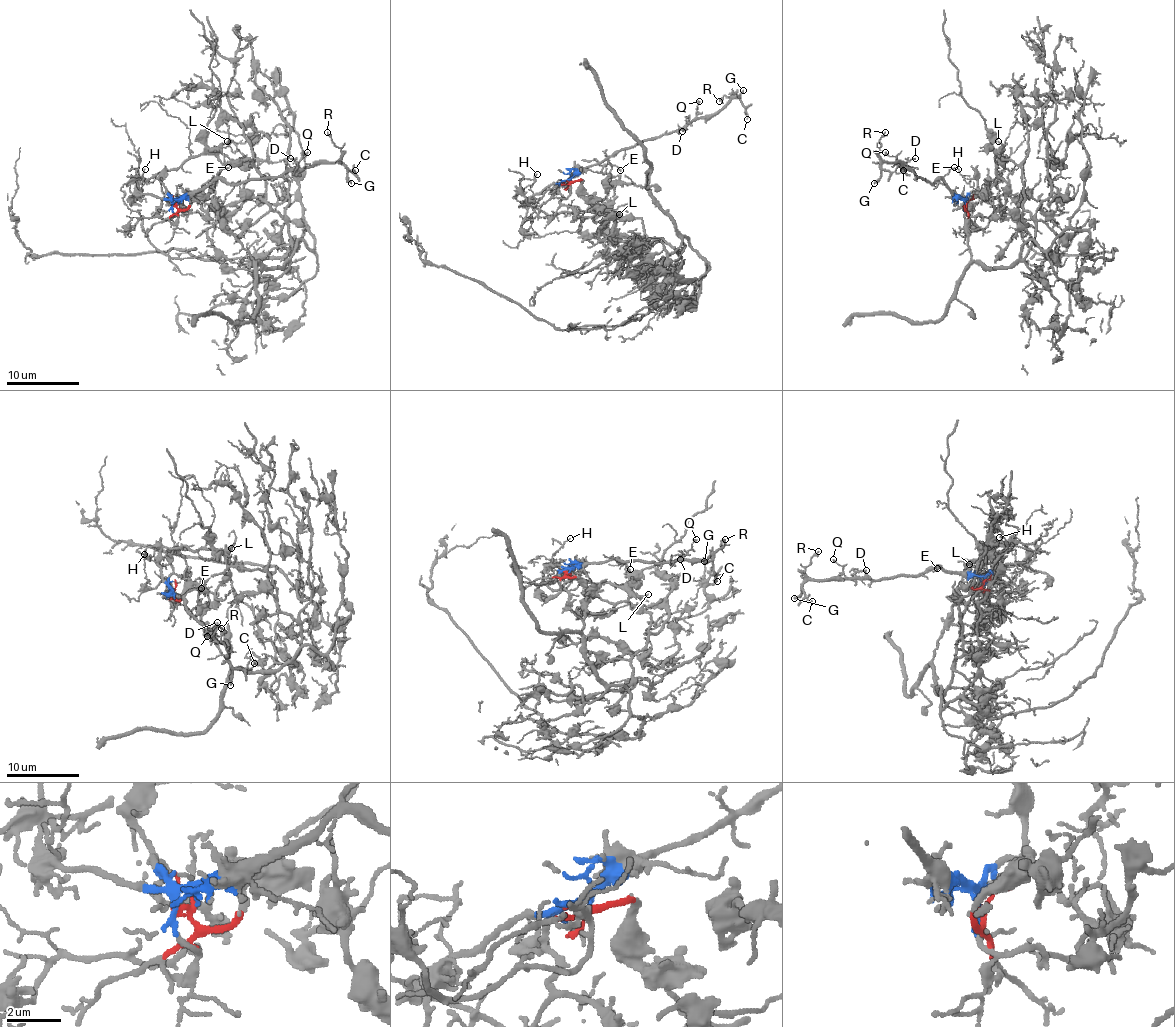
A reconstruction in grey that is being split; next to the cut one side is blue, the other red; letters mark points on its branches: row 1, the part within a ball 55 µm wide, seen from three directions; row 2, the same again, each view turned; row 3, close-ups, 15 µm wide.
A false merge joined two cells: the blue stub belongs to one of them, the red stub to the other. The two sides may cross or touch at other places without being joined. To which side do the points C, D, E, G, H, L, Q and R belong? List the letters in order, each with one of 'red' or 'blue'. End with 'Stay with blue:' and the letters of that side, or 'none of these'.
C: blue
D: blue
E: blue
G: blue
H: blue
L: red
Q: blue
R: blue
Stay with blue: C, D, E, G, H, Q, R

